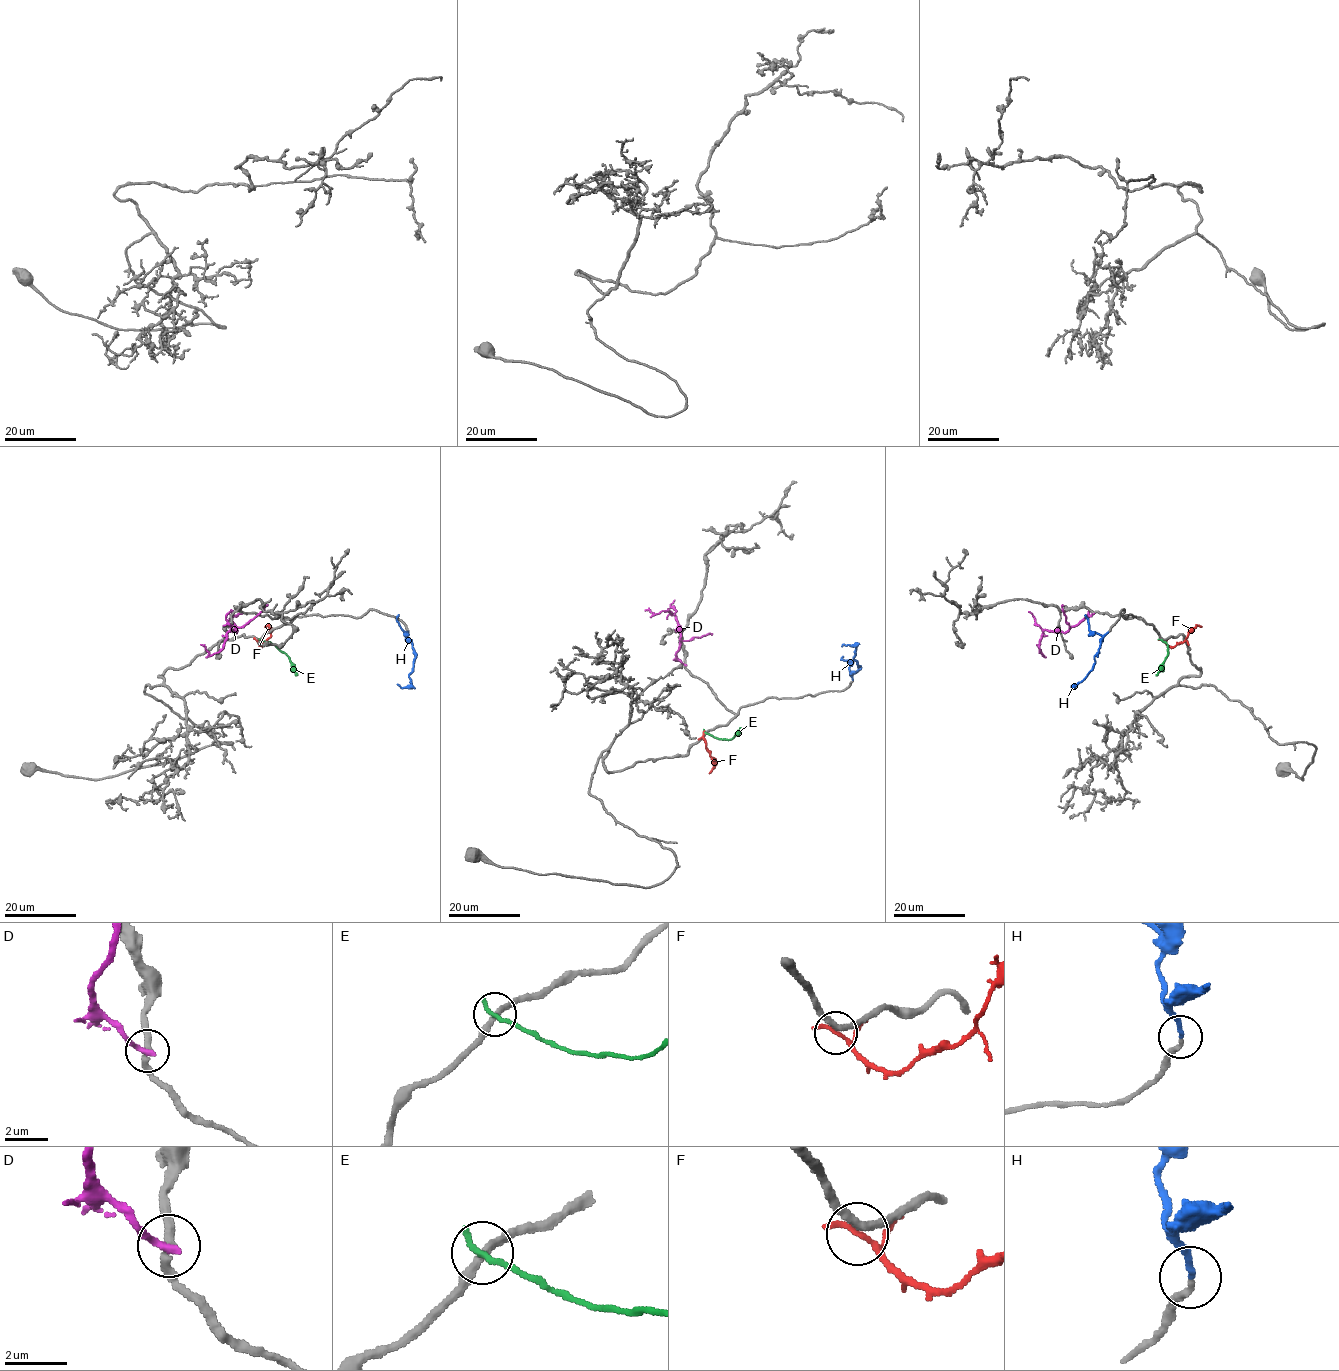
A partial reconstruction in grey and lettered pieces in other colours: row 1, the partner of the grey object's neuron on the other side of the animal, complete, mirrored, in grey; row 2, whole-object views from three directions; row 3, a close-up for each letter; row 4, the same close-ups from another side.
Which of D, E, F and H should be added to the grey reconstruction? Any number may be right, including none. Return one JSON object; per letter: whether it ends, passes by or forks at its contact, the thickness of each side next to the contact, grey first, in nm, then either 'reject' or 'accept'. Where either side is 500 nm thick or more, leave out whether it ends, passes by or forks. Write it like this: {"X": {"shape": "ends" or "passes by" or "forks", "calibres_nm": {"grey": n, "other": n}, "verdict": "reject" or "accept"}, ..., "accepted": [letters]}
{"D": {"shape": "ends", "calibres_nm": {"grey": 280, "other": 260}, "verdict": "reject"}, "E": {"shape": "ends", "calibres_nm": {"grey": 260, "other": 280}, "verdict": "reject"}, "F": {"shape": "passes by", "calibres_nm": {"grey": 280, "other": 170}, "verdict": "reject"}, "H": {"shape": "ends", "calibres_nm": {"grey": 200, "other": 200}, "verdict": "accept"}, "accepted": ["H"]}

